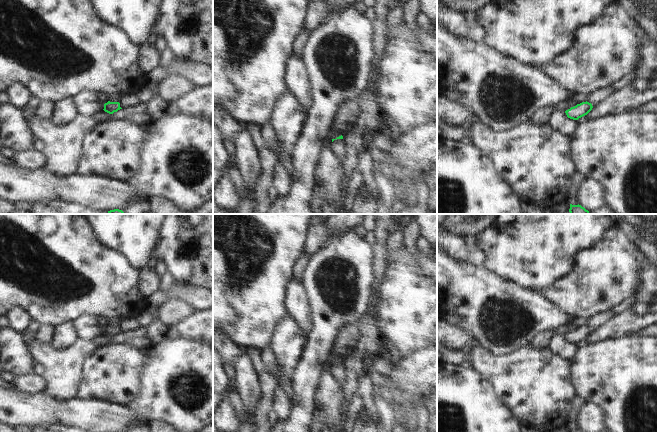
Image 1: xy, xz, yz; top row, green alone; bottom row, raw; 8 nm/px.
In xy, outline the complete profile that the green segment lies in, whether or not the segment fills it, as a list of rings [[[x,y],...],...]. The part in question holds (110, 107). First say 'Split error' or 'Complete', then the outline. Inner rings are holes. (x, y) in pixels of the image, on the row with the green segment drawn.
Split error. [[[111,96],[109,101],[104,104],[104,111],[113,114],[114,112],[117,112],[118,110],[122,109],[120,107],[120,97]]]

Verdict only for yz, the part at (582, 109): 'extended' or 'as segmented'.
extended

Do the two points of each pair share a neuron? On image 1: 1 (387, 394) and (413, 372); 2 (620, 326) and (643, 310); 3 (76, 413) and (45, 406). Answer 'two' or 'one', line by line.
1: one
2: one
3: one

